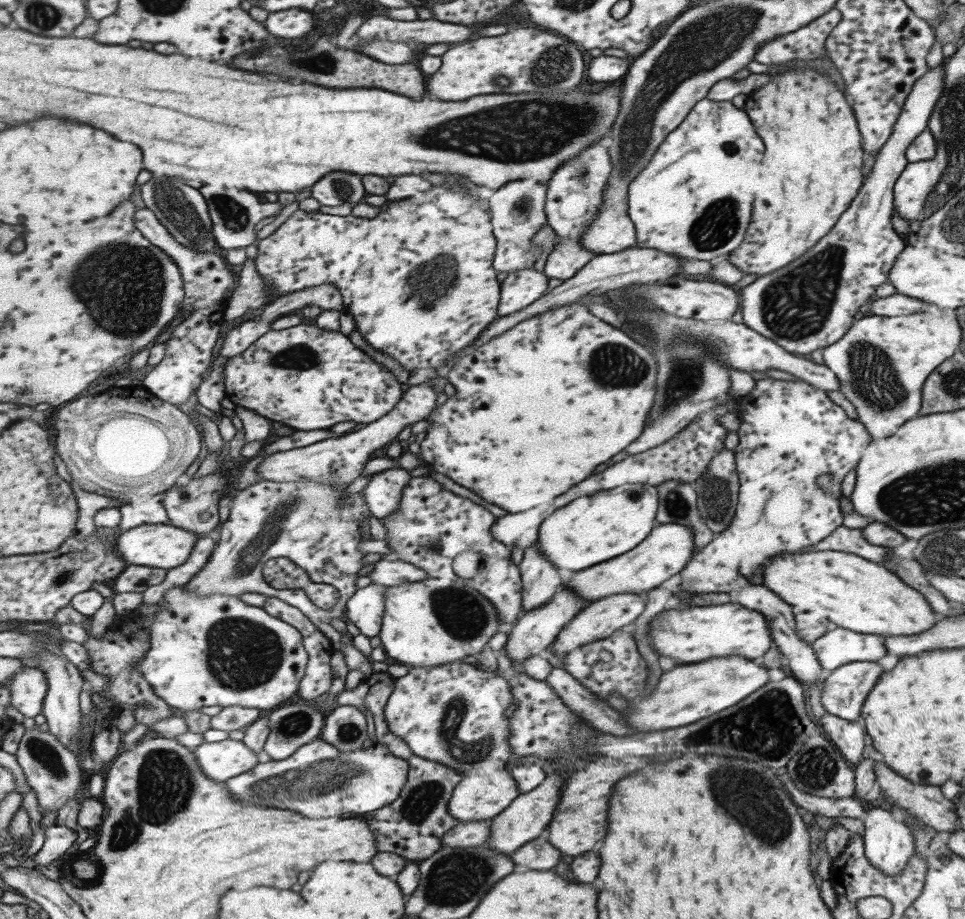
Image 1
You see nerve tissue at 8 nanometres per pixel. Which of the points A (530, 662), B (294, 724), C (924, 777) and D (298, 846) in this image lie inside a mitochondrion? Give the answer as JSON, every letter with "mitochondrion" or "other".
{"A":"other","B":"mitochondrion","C":"other","D":"other"}

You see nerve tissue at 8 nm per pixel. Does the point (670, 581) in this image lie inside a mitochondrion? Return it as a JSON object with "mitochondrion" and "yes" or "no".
{"mitochondrion":"no"}

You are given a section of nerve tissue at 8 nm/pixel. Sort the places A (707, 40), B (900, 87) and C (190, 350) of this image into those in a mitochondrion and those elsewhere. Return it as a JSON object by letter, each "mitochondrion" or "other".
{"A":"mitochondrion","B":"other","C":"other"}

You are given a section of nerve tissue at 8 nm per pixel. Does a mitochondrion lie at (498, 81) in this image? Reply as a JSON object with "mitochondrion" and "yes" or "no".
{"mitochondrion":"yes"}

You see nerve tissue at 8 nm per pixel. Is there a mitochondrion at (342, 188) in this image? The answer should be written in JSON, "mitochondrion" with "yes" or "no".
{"mitochondrion":"yes"}

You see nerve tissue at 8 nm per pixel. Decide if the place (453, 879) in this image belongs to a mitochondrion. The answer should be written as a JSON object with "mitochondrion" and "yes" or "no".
{"mitochondrion":"yes"}

